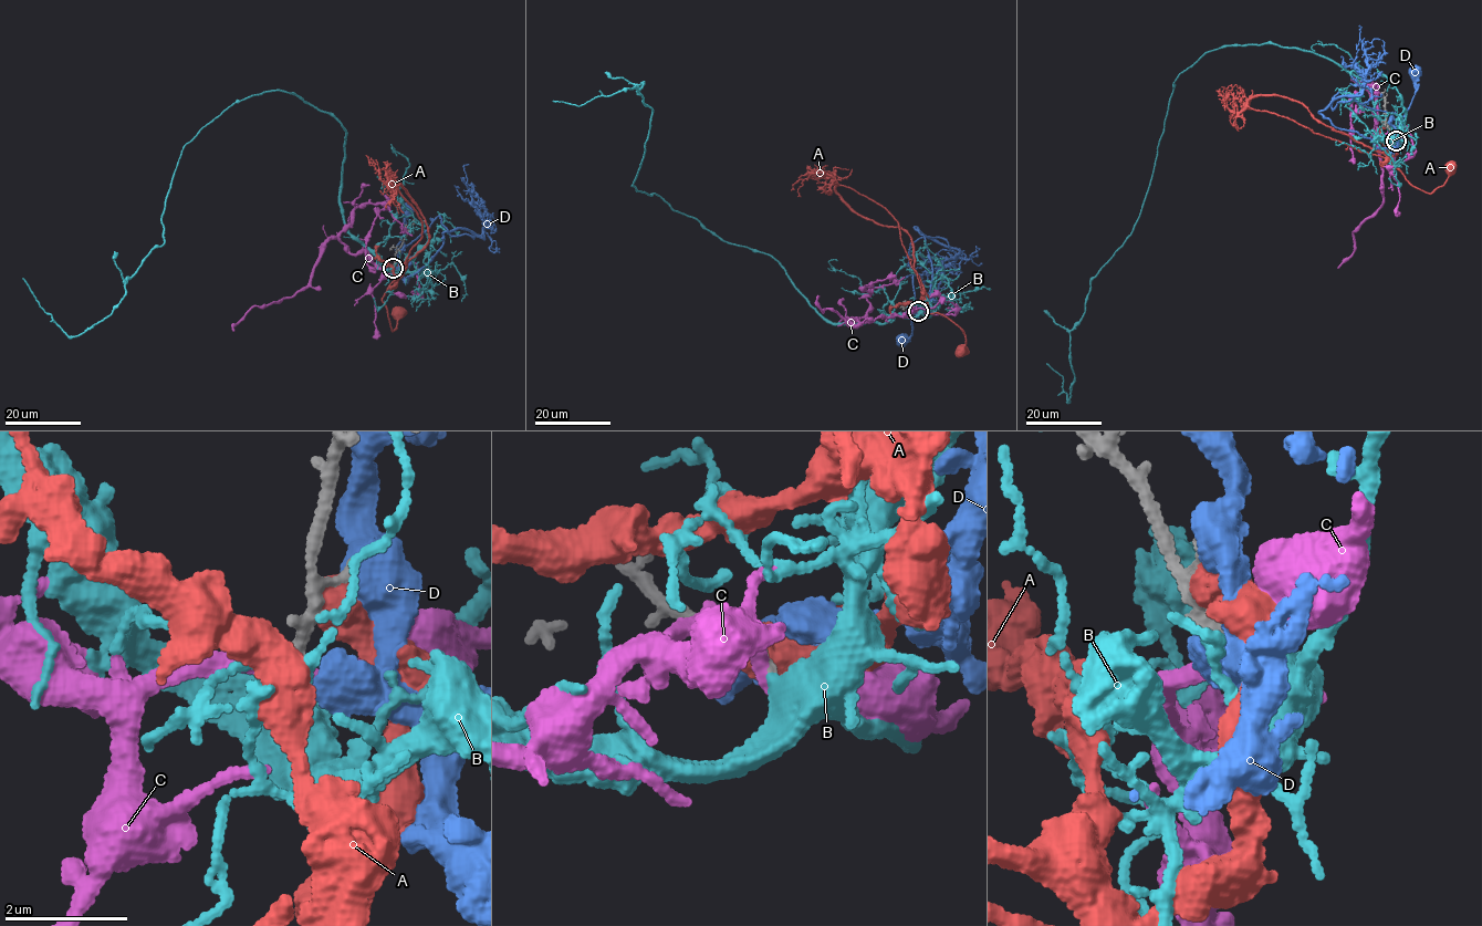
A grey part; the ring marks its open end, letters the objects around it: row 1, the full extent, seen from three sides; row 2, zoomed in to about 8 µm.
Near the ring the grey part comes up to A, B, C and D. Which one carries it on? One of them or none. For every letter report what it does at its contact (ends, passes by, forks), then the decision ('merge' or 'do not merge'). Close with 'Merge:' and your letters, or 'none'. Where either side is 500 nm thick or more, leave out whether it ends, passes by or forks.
A: it passes by; do not merge
B: merge
C: it passes by; do not merge
D: it passes by; do not merge
Merge: B

